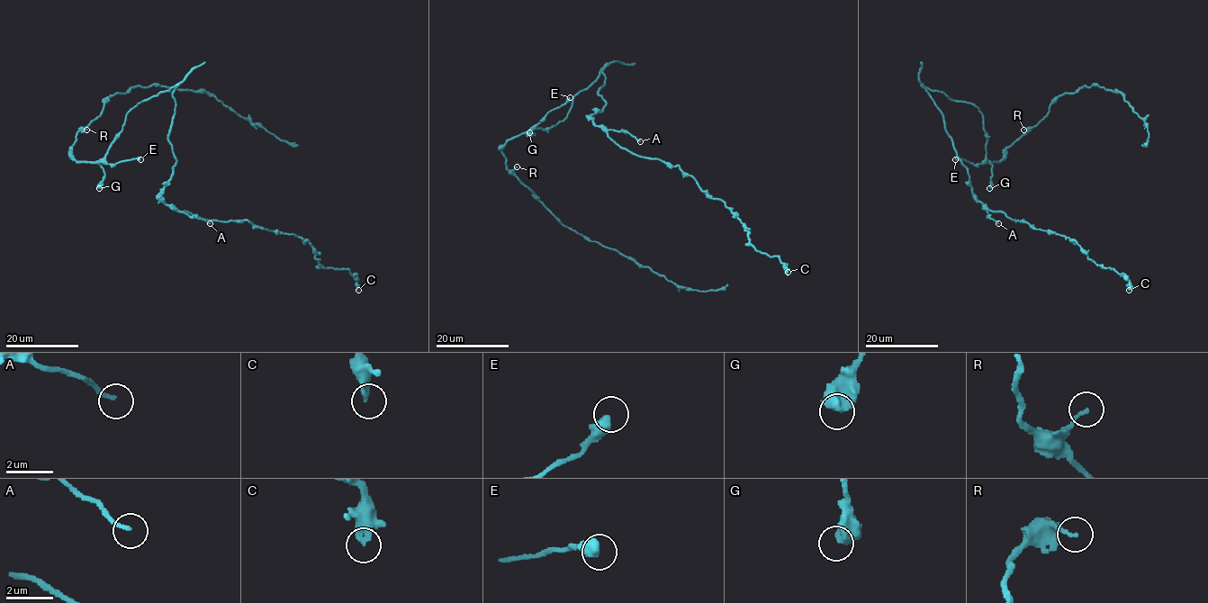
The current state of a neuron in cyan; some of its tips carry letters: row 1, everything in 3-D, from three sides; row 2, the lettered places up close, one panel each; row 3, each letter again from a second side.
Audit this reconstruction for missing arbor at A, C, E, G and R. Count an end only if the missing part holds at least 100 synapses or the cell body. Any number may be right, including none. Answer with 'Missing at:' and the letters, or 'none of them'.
Missing at: none of them

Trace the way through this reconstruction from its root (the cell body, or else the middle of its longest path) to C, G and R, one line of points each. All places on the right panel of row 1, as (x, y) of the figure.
C: (950, 98), (925, 87), (943, 116), (974, 196), (989, 210), (1073, 239), (1088, 259), (1123, 276), (1129, 290)
G: (950, 98), (973, 103), (982, 114), (987, 139), (986, 159), (992, 166), (989, 188)
R: (950, 98), (978, 108), (989, 162), (998, 162), (1005, 149), (1027, 131), (1023, 130)

